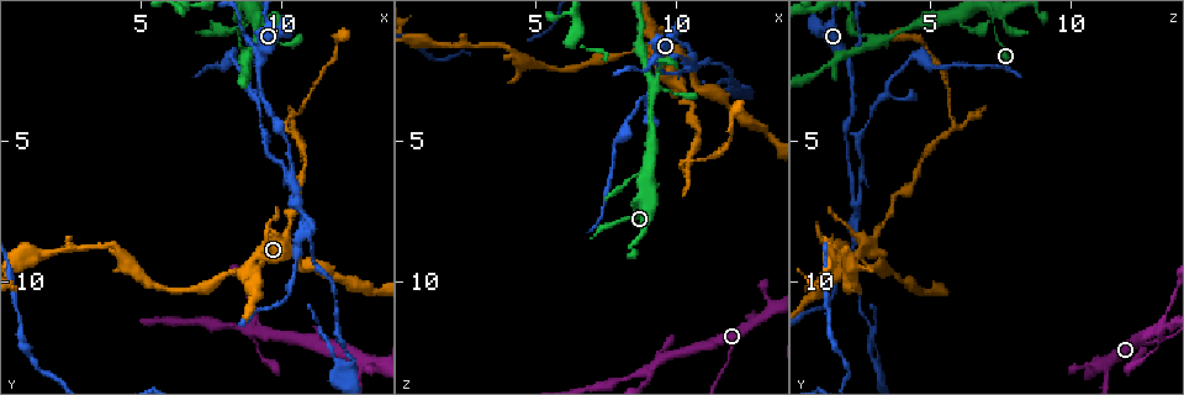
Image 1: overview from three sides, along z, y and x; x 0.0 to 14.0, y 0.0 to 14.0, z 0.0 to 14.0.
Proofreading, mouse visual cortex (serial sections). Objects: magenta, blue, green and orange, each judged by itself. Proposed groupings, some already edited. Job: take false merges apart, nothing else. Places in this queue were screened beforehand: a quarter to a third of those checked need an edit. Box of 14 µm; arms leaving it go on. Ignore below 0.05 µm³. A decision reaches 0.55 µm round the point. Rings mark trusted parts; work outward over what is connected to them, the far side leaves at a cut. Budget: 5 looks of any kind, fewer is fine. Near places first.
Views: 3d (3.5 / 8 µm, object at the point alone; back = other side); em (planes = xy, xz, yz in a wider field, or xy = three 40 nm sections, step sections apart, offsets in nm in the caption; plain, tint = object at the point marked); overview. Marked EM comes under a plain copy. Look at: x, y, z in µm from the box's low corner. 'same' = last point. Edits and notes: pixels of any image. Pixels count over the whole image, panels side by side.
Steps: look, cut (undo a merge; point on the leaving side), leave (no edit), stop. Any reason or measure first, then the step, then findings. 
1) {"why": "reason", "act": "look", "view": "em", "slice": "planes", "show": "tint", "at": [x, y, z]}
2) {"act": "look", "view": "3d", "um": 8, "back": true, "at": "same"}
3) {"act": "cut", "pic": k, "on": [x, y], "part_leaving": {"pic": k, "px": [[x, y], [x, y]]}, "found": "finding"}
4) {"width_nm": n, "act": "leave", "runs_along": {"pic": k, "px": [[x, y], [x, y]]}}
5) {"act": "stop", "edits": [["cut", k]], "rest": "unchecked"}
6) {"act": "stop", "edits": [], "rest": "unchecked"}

{"why": "a narrow waist", "act": "look", "view": "3d", "um": 3.5, "at": [12.8, 12.8, 11.4]}

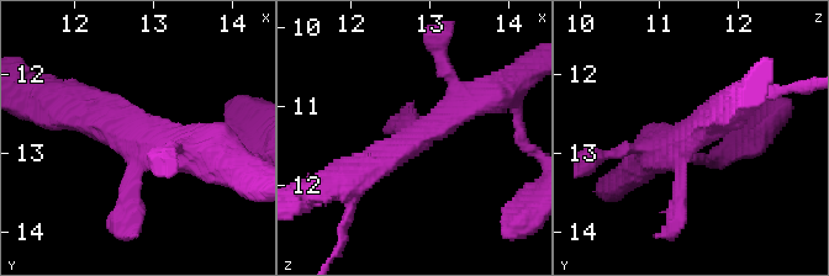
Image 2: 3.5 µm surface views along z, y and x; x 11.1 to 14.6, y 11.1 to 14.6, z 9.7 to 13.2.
{"arms": 3, "arm_widths_nm": [200, 400, 400], "why": "need the tissue", "act": "look", "view": "em", "slice": "planes", "show": "tint", "at": [12.80, 12.80, 11.40]}

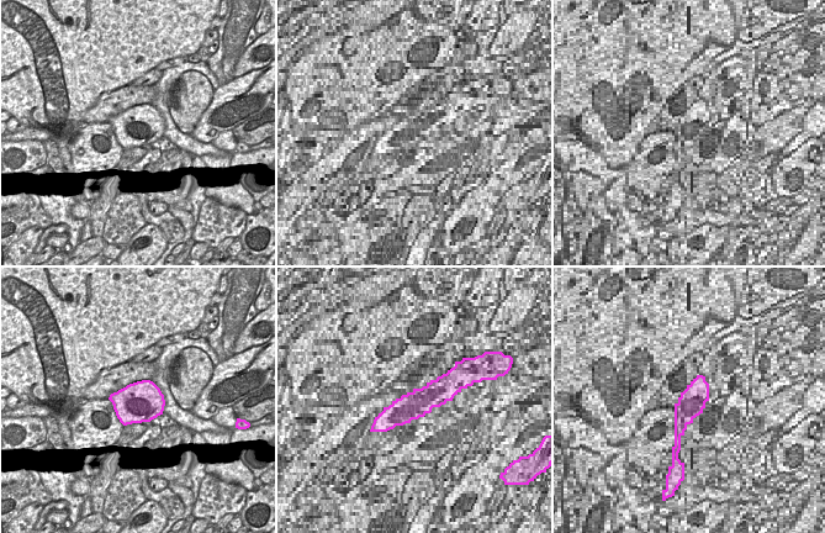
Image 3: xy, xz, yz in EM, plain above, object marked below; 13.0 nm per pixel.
{"act": "leave", "runs_along": {"pic": 2, "px": [[349, 178], [478, 95]]}, "found": "all the same cell"}

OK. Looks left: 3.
{"why": "sharp bend", "act": "look", "view": "3d", "um": 3.5, "back": true, "at": [8.8, 11.6, 13.3]}

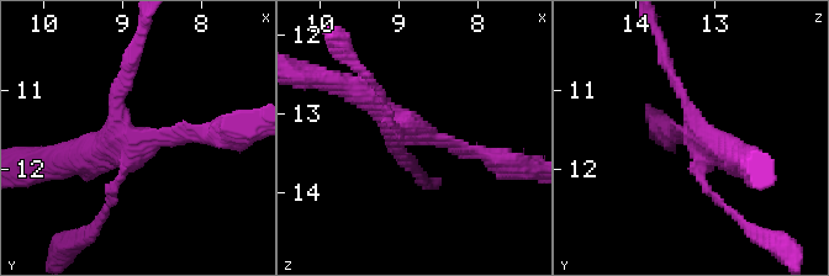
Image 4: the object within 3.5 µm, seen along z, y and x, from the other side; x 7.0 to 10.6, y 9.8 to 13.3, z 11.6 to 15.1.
{"why": "need the tissue", "act": "look", "view": "em", "slice": "xy", "step": 3, "show": "tint", "at": [8.85, 11.65, 13.20]}

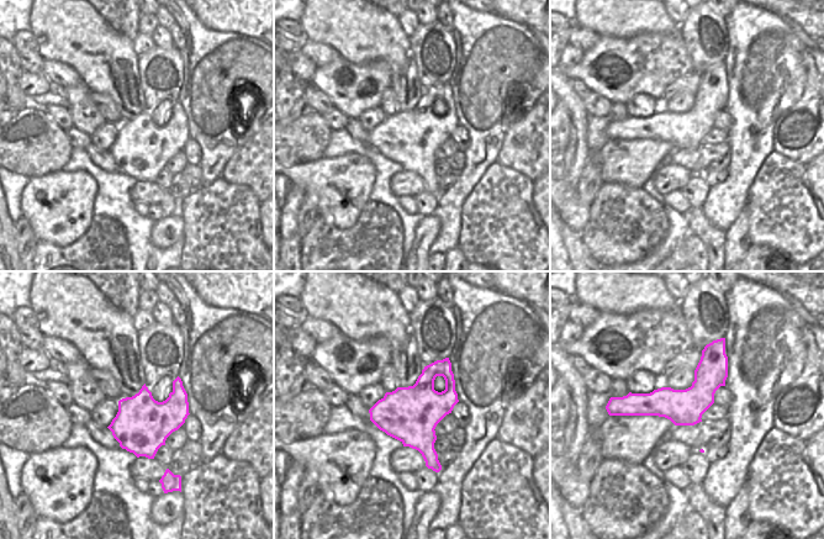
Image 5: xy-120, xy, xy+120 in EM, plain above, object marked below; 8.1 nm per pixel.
{"arms": 4, "act": "leave", "runs_along": {"pic": 4, "px": [[349, 88], [421, 134], [489, 157]]}, "found": "one cell here"}

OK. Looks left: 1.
{"act": "stop", "edits": [], "rest": "unchecked"}

